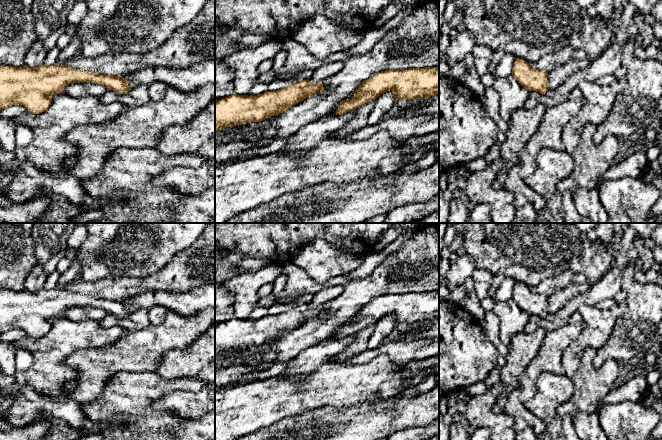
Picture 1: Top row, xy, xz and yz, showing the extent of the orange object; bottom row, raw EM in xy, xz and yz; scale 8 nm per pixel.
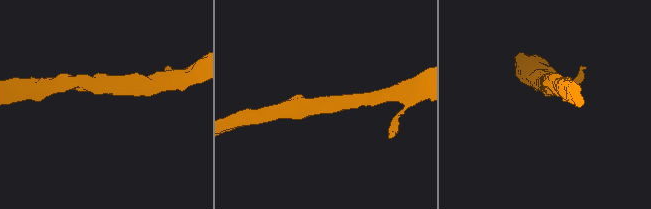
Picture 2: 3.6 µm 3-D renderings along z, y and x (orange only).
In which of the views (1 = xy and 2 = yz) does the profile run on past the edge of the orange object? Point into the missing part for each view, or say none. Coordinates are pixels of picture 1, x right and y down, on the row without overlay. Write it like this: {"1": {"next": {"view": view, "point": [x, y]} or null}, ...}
{"1": {"next": null}, "2": {"next": null}}

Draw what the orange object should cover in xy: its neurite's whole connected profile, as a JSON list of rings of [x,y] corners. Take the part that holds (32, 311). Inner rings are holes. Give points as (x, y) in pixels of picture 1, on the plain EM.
[[[45,288],[38,291],[0,290],[0,334],[23,329],[29,337],[40,338],[51,329],[51,320],[77,306],[101,308],[107,314],[125,318],[131,314],[126,302],[109,300],[72,292],[67,289]]]

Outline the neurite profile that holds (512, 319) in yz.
[[[511,299],[507,301],[495,301],[493,312],[499,319],[500,340],[508,345],[512,337],[524,330],[530,315],[522,311]]]

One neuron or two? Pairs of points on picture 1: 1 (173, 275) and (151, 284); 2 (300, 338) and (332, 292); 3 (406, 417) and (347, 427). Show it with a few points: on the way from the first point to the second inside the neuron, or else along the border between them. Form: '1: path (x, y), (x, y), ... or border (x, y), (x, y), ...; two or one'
1: path (168, 279), (156, 281); one
2: border (343, 287), (343, 291), (340, 294), (323, 304); two
3: path (391, 417), (362, 424); one

